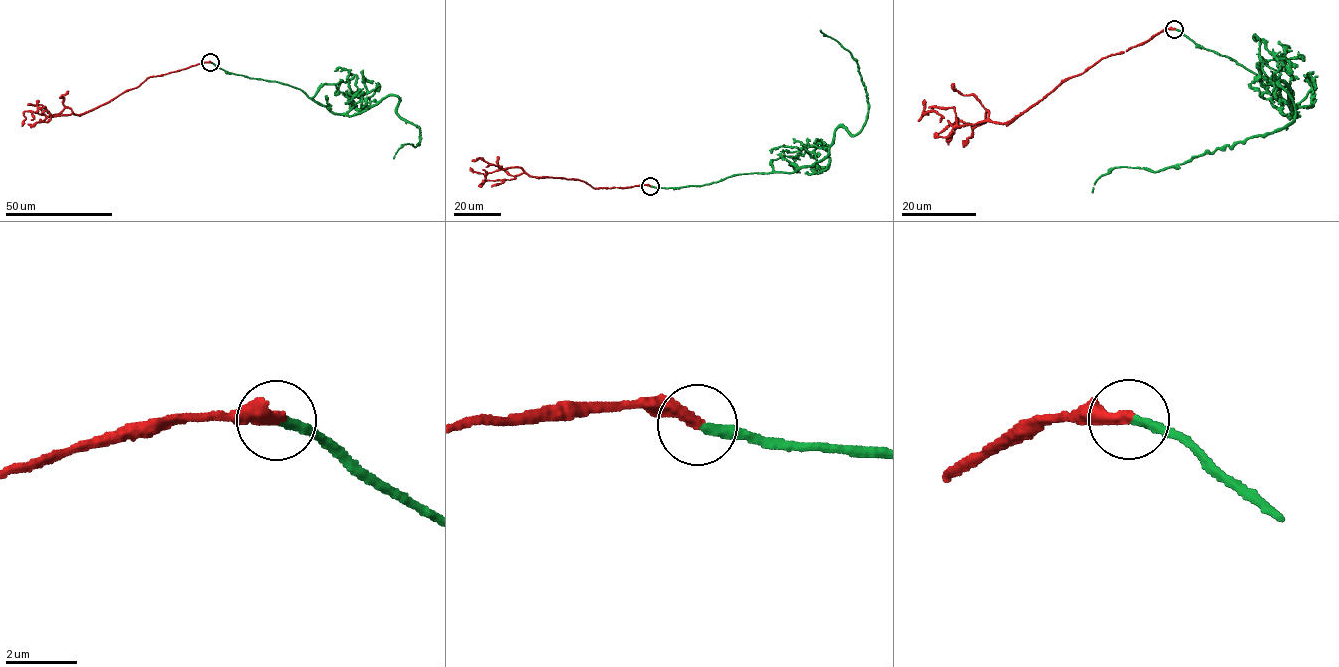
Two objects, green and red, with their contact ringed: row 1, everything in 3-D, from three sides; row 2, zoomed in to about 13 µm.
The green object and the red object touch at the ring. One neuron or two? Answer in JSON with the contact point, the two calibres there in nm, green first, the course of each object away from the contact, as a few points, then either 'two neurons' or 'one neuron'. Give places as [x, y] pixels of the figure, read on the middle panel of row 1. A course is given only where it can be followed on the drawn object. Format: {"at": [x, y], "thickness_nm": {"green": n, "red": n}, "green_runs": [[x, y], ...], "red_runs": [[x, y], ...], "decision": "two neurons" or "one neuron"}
{"at": [650, 186], "thickness_nm": {"green": 240, "red": 360}, "green_runs": [[650, 186], [793, 172], [827, 157], [837, 128], [860, 131], [868, 106], [856, 62], [821, 30]], "red_runs": [[650, 186], [594, 188], [581, 180], [530, 176], [524, 173], [513, 179], [485, 181], [480, 185], [484, 182]], "decision": "one neuron"}

